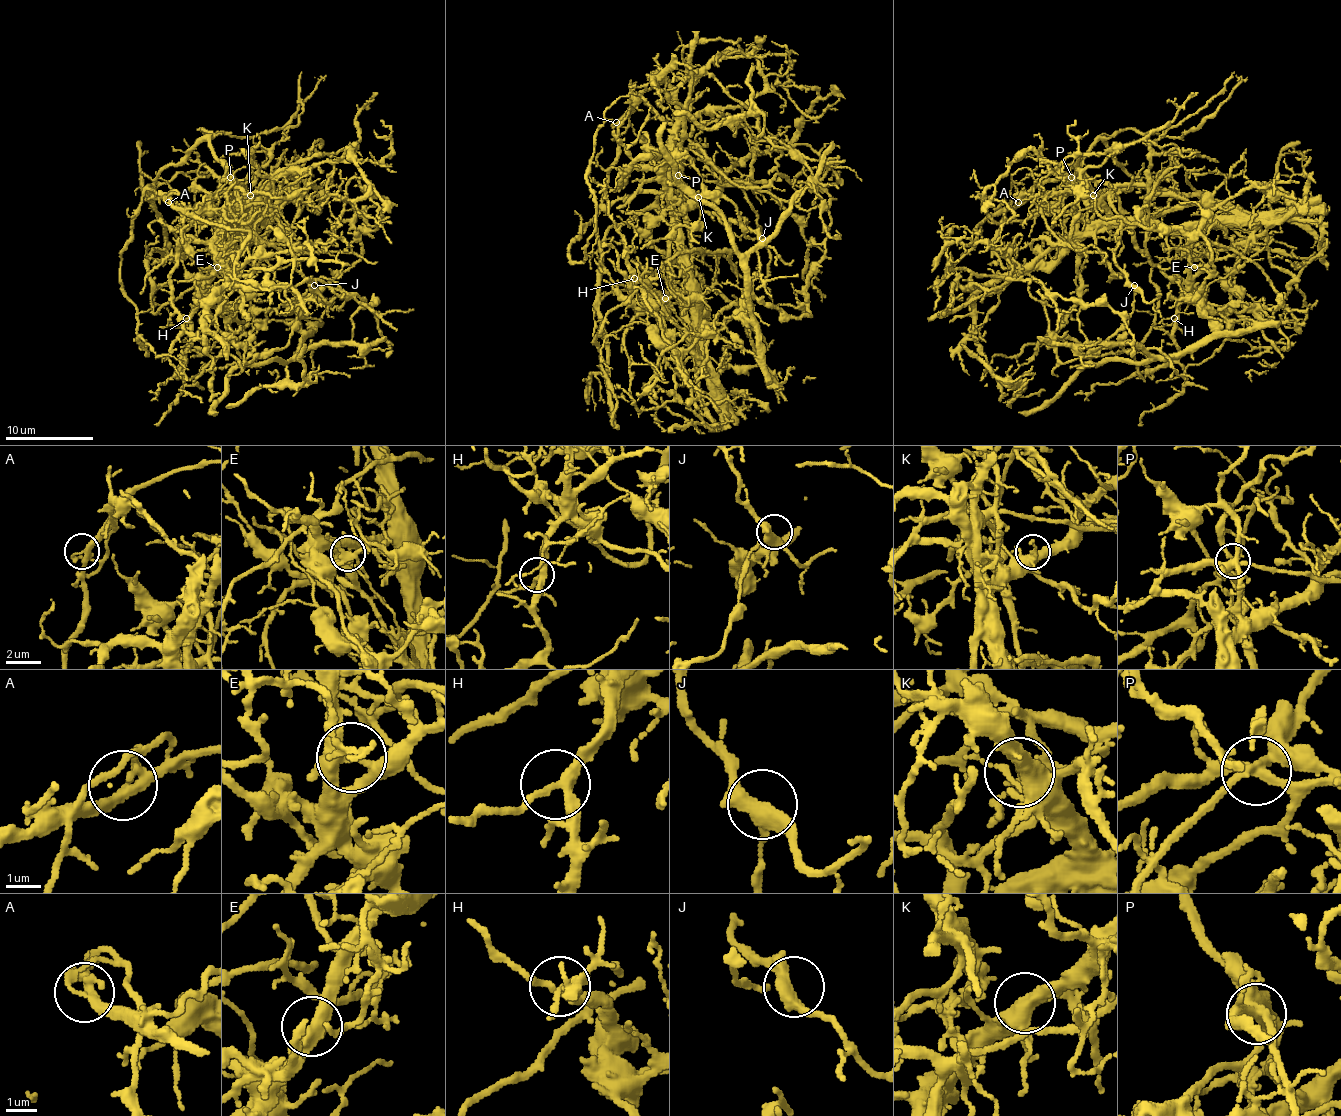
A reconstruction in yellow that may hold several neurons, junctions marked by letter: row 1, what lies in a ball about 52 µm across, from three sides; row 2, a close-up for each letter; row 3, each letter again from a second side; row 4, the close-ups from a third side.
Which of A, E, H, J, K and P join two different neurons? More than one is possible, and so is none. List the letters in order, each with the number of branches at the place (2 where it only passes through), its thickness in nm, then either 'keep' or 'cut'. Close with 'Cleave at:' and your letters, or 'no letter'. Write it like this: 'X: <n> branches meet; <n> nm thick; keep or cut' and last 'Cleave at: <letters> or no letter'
A: 3 branches meet; 240 nm thick; cut
E: 4 branches meet; 340 nm thick; cut
H: 3 branches meet; 260 nm thick; keep
J: 3 branches meet; 360 nm thick; keep
K: 4 branches meet; 400 nm thick; keep
P: 4 branches meet; 320 nm thick; cut
Cleave at: A, E, P

